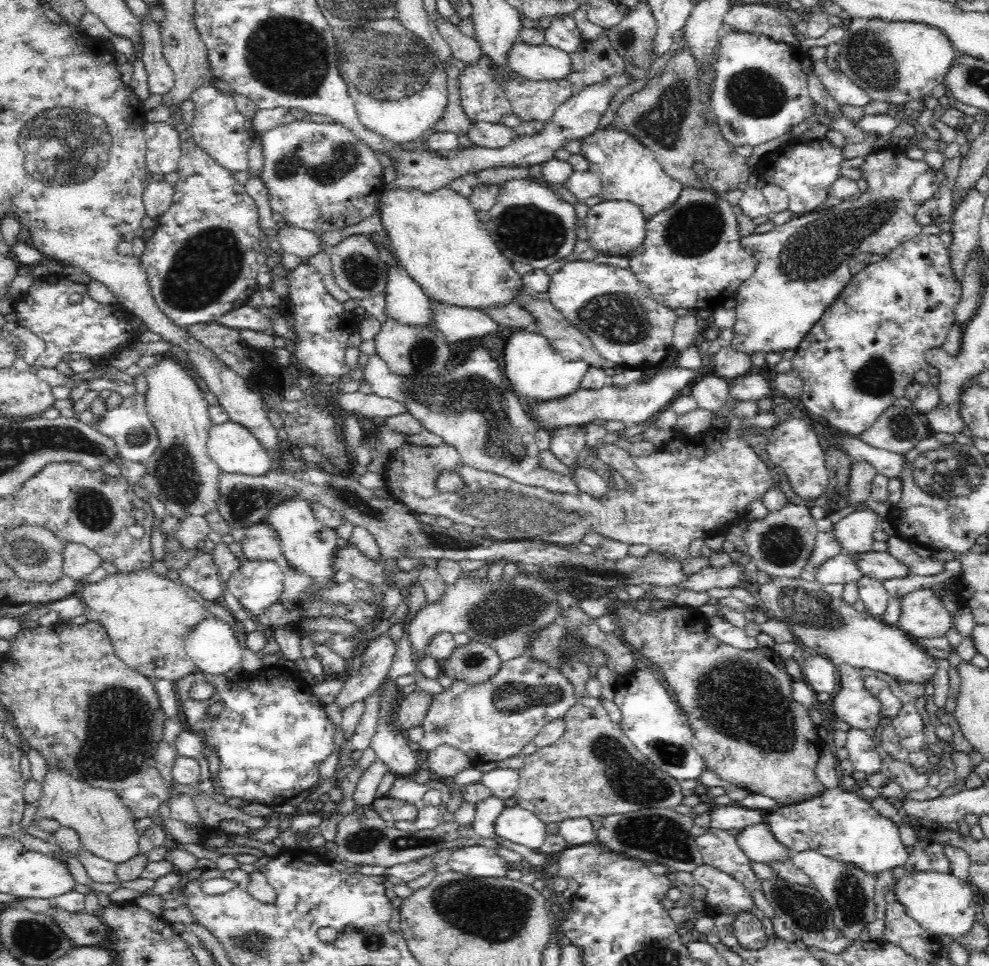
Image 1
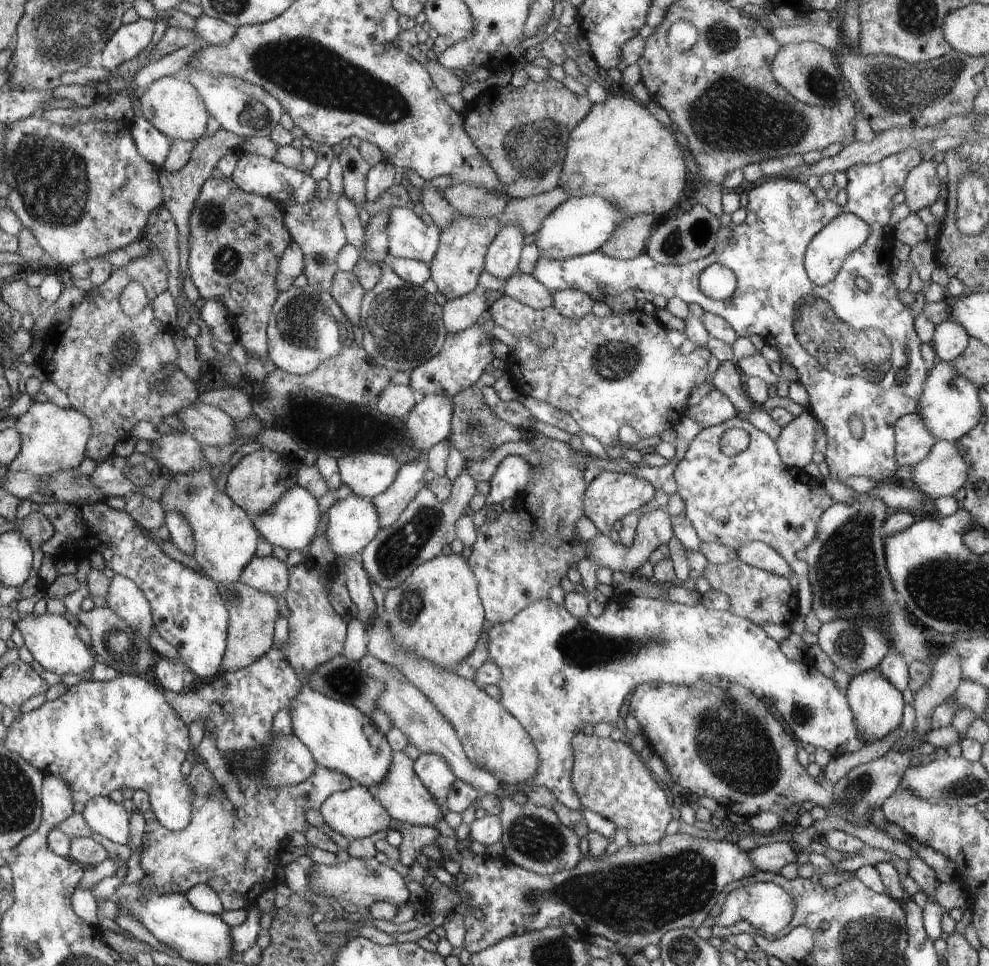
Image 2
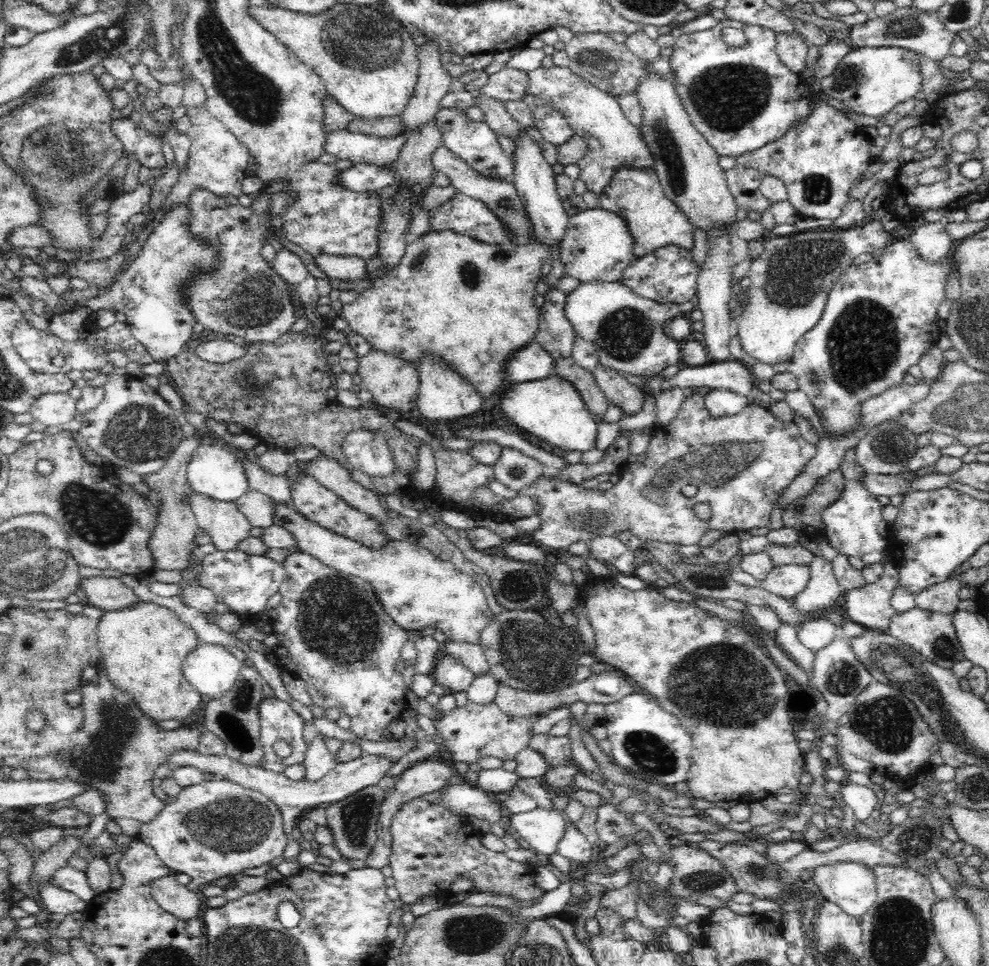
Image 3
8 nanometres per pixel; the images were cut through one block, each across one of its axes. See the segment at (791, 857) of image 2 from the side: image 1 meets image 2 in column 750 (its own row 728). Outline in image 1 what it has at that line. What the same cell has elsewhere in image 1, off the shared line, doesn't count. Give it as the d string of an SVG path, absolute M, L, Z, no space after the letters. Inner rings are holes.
M852 727L847 730L845 748L856 771L864 772L867 776L881 772L882 763L878 747L878 742L870 732Z

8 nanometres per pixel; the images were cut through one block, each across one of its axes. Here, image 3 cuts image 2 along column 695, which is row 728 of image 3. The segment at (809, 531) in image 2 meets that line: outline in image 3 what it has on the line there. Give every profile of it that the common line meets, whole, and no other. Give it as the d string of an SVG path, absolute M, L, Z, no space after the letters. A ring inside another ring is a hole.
M468 699L464 706L456 706L452 710L440 710L436 708L438 720L433 723L446 747L448 762L468 762L476 765L483 756L495 756L500 760L512 760L522 750L529 746L531 736L531 724L539 717L532 716L506 716L495 701L490 704L474 704Z

